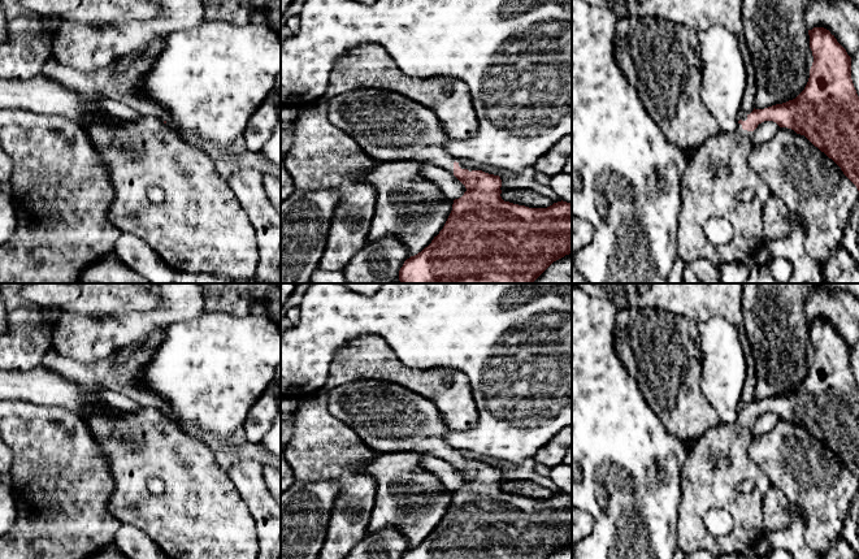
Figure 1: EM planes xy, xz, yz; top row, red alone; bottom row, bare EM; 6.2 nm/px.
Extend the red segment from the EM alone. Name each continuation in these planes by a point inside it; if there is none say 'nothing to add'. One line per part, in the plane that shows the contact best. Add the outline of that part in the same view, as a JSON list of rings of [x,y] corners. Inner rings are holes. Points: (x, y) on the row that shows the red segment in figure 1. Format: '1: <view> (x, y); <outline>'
1: xz (389, 126); [[[366,87],[329,98],[326,105],[331,125],[352,136],[376,162],[412,160],[437,165],[454,173],[456,161],[461,169],[468,169],[464,160],[448,152],[451,138],[442,129],[437,114],[402,94]]]

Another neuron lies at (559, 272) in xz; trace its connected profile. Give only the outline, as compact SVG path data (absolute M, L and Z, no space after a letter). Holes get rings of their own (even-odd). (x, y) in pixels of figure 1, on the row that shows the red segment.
M572 254L554 261L534 283L572 283Z

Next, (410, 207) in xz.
M420 161L376 162L359 176L377 192L368 242L394 235L415 256L439 234L452 211L454 200L422 174Z

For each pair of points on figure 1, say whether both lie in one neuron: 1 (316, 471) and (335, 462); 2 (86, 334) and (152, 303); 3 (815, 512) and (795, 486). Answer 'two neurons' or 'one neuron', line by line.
1: one neuron
2: two neurons
3: one neuron

